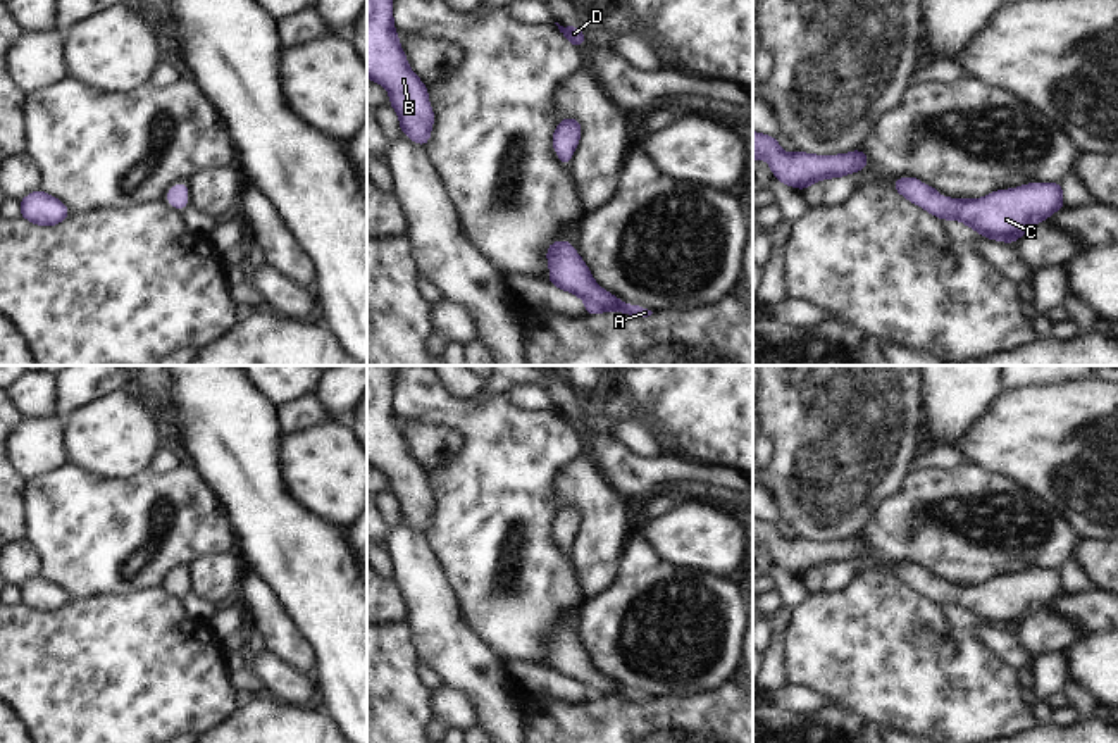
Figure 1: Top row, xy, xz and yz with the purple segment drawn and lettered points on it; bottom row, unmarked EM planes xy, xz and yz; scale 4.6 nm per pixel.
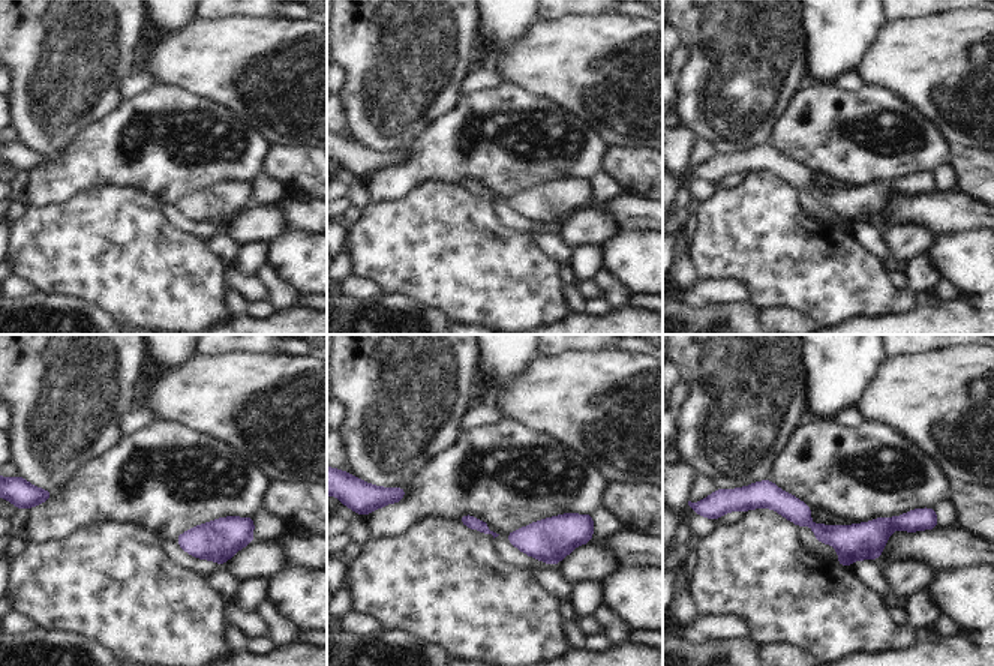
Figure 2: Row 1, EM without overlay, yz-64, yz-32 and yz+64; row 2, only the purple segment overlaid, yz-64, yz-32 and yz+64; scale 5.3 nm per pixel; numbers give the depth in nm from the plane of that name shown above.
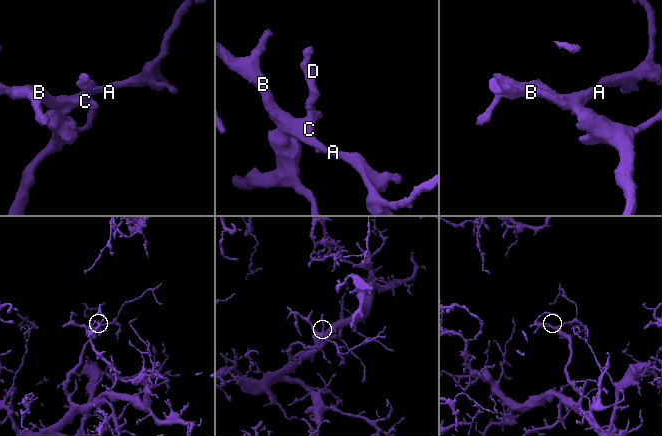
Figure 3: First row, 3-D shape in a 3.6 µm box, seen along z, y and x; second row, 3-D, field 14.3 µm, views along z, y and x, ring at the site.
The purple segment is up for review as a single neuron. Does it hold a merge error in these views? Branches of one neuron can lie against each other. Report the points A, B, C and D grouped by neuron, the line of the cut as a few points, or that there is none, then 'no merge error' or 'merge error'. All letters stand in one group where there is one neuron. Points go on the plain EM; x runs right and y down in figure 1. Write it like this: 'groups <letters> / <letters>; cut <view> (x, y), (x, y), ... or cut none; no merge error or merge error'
groups A B C D; cut none; no merge error

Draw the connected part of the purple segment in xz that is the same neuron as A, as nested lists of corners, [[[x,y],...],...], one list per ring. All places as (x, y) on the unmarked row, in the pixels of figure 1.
[[[553,627],[546,638],[546,645],[550,648],[550,669],[581,683],[586,690],[587,702],[596,702],[605,696],[618,696],[636,703],[653,700],[644,693],[627,691],[599,674],[570,627]]]

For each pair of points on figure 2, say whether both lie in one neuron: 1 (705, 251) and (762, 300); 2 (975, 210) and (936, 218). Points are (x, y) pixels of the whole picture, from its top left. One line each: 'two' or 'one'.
1: one
2: one

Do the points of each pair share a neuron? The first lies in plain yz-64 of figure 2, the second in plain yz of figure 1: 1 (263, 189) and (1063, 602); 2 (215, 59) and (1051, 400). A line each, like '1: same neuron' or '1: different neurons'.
1: different neurons
2: same neuron

